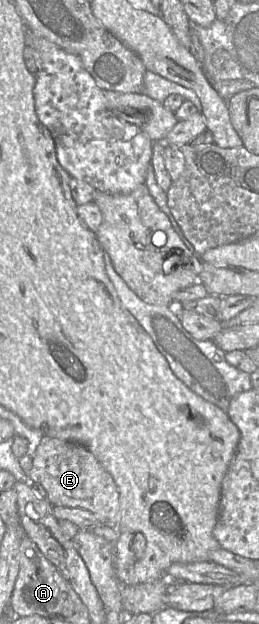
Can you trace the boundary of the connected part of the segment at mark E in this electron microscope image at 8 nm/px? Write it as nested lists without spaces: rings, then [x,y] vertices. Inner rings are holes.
[[[43,436],[33,455],[33,465],[27,475],[30,483],[40,483],[53,506],[79,507],[94,513],[102,525],[116,528],[120,517],[118,488],[110,473],[83,445]]]

